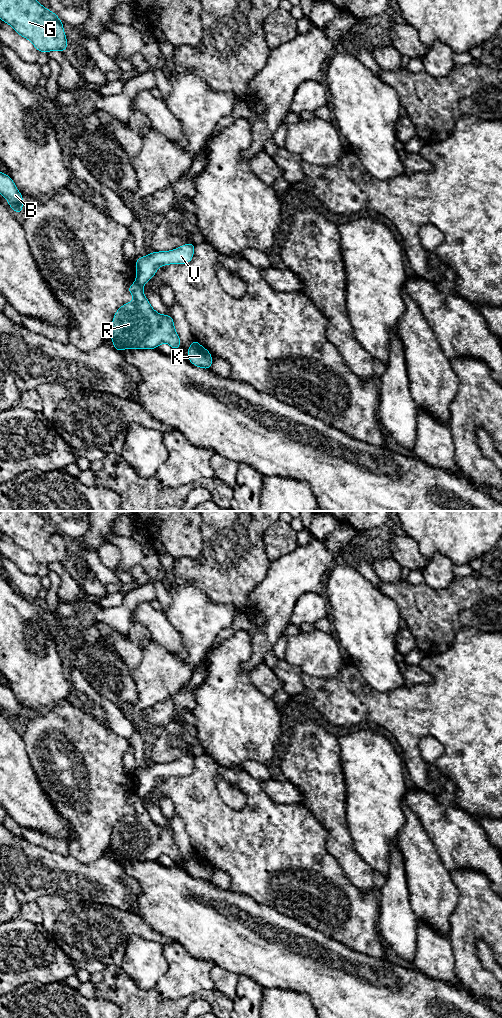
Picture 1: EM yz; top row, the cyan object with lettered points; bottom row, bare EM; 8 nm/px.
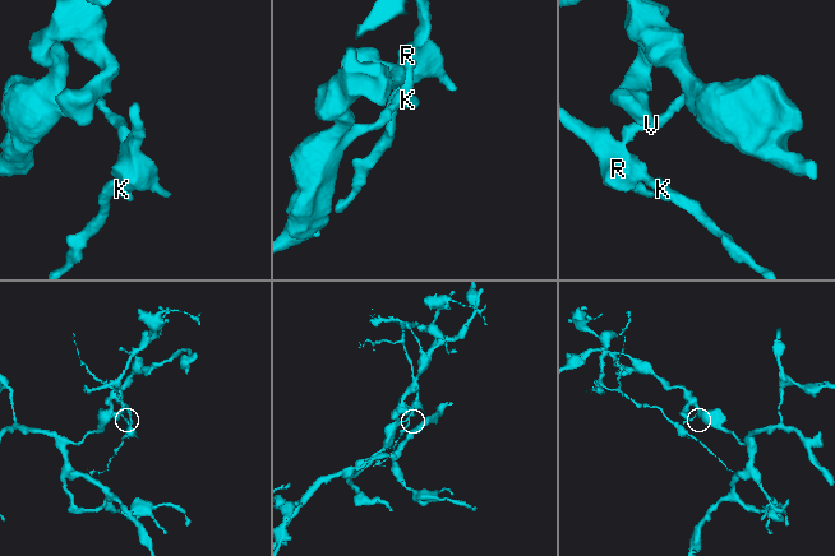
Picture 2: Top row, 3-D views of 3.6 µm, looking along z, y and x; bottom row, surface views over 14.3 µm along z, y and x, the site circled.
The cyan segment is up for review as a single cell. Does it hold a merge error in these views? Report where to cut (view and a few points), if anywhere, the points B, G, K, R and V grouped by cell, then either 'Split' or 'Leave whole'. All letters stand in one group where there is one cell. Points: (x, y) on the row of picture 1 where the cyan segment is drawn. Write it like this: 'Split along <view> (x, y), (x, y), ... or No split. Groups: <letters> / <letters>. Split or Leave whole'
Split along yz (135, 282), (141, 287). Groups: B K R / G V. Split

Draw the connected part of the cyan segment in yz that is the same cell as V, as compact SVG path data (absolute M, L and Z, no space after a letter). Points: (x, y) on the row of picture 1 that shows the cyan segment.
M189 242L171 251L150 252L148 256L137 257L136 259L136 283L144 286L154 275L159 267L168 264L186 264L193 260L195 244Z

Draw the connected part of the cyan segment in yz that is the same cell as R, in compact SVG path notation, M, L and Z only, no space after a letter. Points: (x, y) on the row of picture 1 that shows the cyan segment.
M136 282L127 291L134 296L134 301L122 305L113 317L109 334L112 346L122 352L126 348L156 349L165 342L176 351L181 340L172 316L157 313Z

